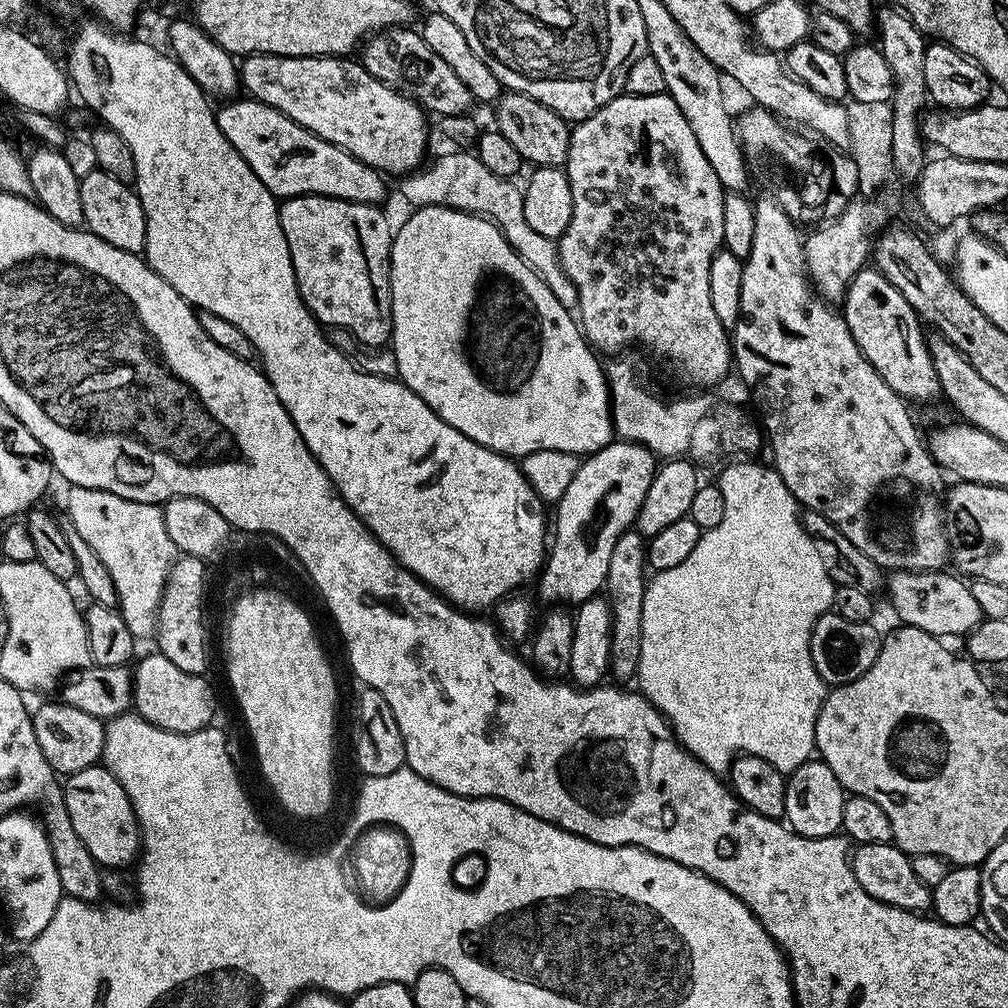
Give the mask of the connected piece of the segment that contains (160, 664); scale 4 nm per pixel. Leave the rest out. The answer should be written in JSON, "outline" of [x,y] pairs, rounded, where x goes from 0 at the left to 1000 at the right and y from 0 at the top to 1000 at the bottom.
{"outline":[[[158,649],[141,651],[134,656],[135,663],[131,667],[134,709],[166,726],[195,726],[207,721],[214,706],[214,690],[206,680],[207,672],[185,669],[185,665],[173,661],[169,653]]]}

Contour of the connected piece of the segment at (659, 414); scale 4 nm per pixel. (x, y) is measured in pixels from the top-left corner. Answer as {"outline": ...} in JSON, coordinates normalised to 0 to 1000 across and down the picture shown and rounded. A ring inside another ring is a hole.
{"outline":[[[621,357],[604,360],[601,372],[607,394],[608,428],[616,436],[640,441],[655,454],[671,454],[686,445],[688,427],[704,409],[698,391],[659,399],[639,381],[628,361]]]}

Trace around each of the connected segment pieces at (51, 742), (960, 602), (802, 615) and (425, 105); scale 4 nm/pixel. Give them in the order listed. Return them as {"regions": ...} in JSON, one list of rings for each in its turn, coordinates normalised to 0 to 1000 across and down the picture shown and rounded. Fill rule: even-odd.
{"regions":[[[[63,696],[44,698],[32,706],[34,732],[38,732],[38,740],[42,740],[42,748],[46,748],[46,756],[61,771],[71,770],[77,764],[96,761],[103,748],[104,715],[85,708],[82,704],[73,704],[73,700]]],[[[940,565],[928,567],[891,567],[886,566],[879,575],[881,595],[889,606],[894,620],[911,625],[919,625],[924,631],[941,633],[940,631],[959,632],[969,624],[974,616],[970,605],[970,596],[962,589],[960,579],[951,570]]],[[[726,458],[717,465],[718,477],[713,483],[720,494],[720,510],[716,518],[712,518],[712,522],[697,529],[692,542],[685,546],[685,554],[681,554],[681,558],[665,565],[650,568],[642,576],[643,584],[637,597],[636,651],[630,670],[633,676],[635,675],[634,686],[650,702],[658,705],[659,713],[667,719],[667,725],[670,726],[676,740],[686,750],[695,754],[706,766],[721,767],[726,761],[727,752],[737,748],[760,752],[764,760],[768,760],[776,767],[785,768],[789,762],[807,753],[812,708],[823,686],[822,680],[818,679],[806,659],[804,633],[812,612],[824,604],[830,580],[826,579],[819,562],[815,562],[815,554],[812,546],[808,546],[808,538],[800,530],[795,505],[784,490],[780,478],[776,478],[769,463],[761,459],[760,461],[746,459],[750,458]]],[[[394,26],[372,33],[360,45],[358,54],[357,63],[369,76],[412,99],[424,112],[436,116],[459,114],[469,104],[468,91],[455,80],[454,73],[408,27]]]]}

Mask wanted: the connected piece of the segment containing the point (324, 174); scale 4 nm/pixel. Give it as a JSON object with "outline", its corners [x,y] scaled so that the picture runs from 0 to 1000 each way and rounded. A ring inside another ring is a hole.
{"outline":[[[230,97],[213,108],[216,129],[224,133],[224,141],[240,153],[240,157],[256,173],[256,177],[275,196],[288,194],[326,194],[356,202],[376,203],[381,194],[382,176],[363,161],[351,157],[343,149],[315,137],[308,129],[296,125],[284,113],[264,105],[258,99]]]}

